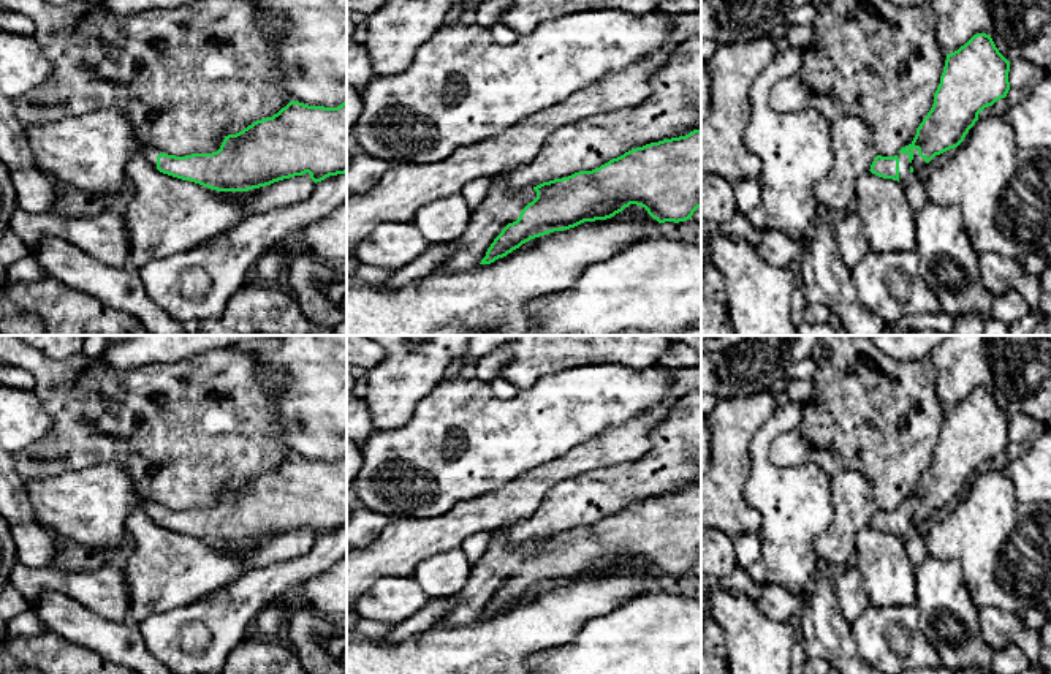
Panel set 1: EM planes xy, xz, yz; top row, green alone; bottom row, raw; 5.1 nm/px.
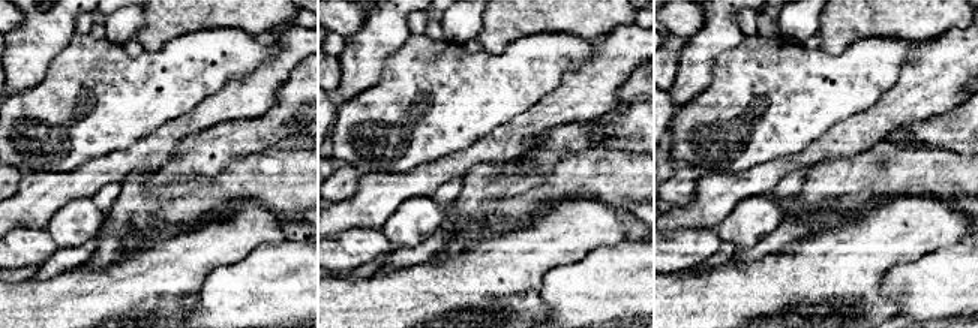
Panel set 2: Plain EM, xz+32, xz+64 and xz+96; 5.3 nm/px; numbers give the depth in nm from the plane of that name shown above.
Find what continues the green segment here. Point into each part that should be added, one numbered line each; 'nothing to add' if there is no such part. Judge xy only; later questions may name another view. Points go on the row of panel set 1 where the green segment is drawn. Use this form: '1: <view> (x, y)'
1: xy (151, 154)

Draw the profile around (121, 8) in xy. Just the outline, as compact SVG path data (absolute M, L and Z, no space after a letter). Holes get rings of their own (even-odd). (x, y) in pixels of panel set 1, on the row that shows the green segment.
M100 0L103 9L119 19L131 17L141 11L154 8L174 8L198 0Z

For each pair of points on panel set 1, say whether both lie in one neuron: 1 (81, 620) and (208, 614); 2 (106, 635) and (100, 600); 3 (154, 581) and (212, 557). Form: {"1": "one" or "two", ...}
{"1": "two", "2": "two", "3": "one"}

